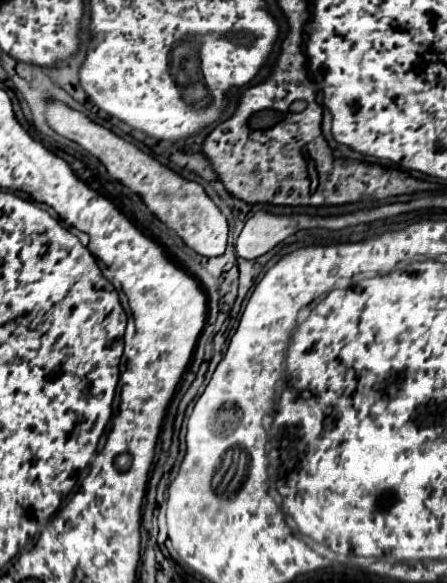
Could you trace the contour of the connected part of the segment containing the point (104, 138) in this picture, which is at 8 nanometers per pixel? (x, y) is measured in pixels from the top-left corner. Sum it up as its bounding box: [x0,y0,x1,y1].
[45,101,229,257]

